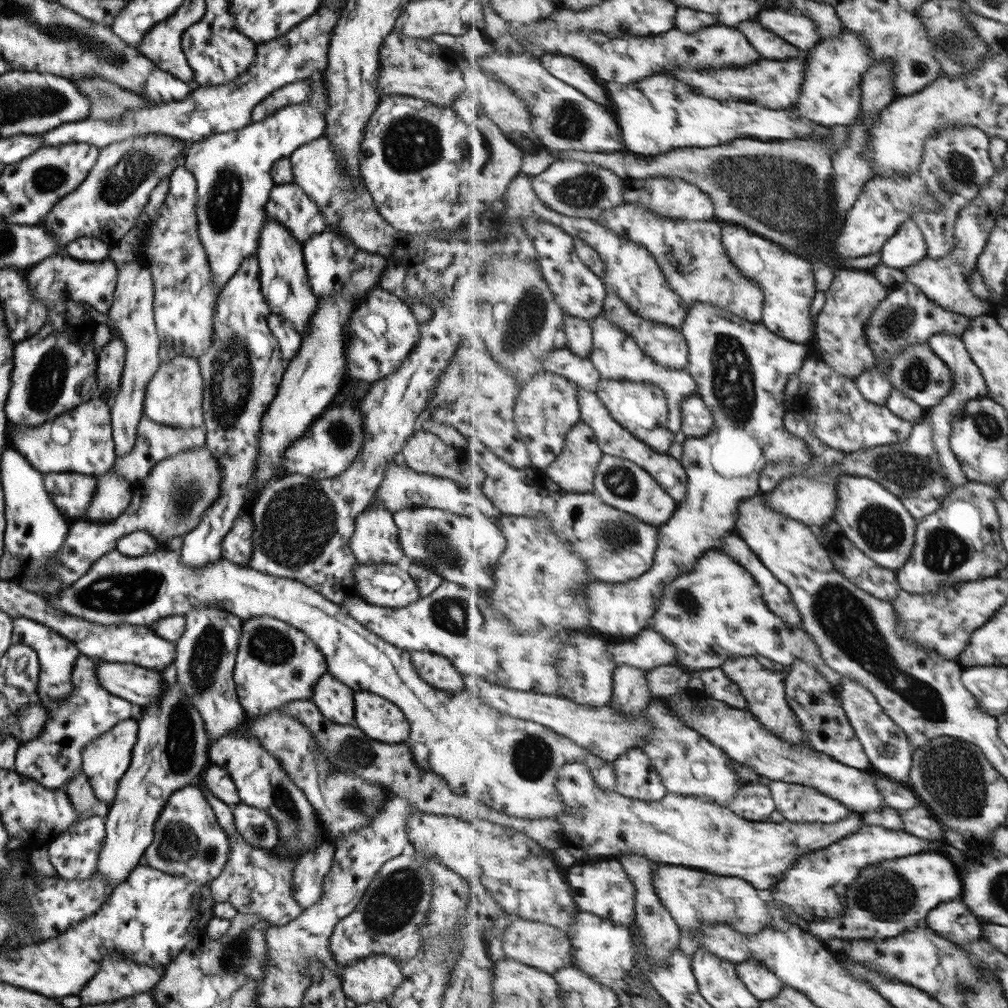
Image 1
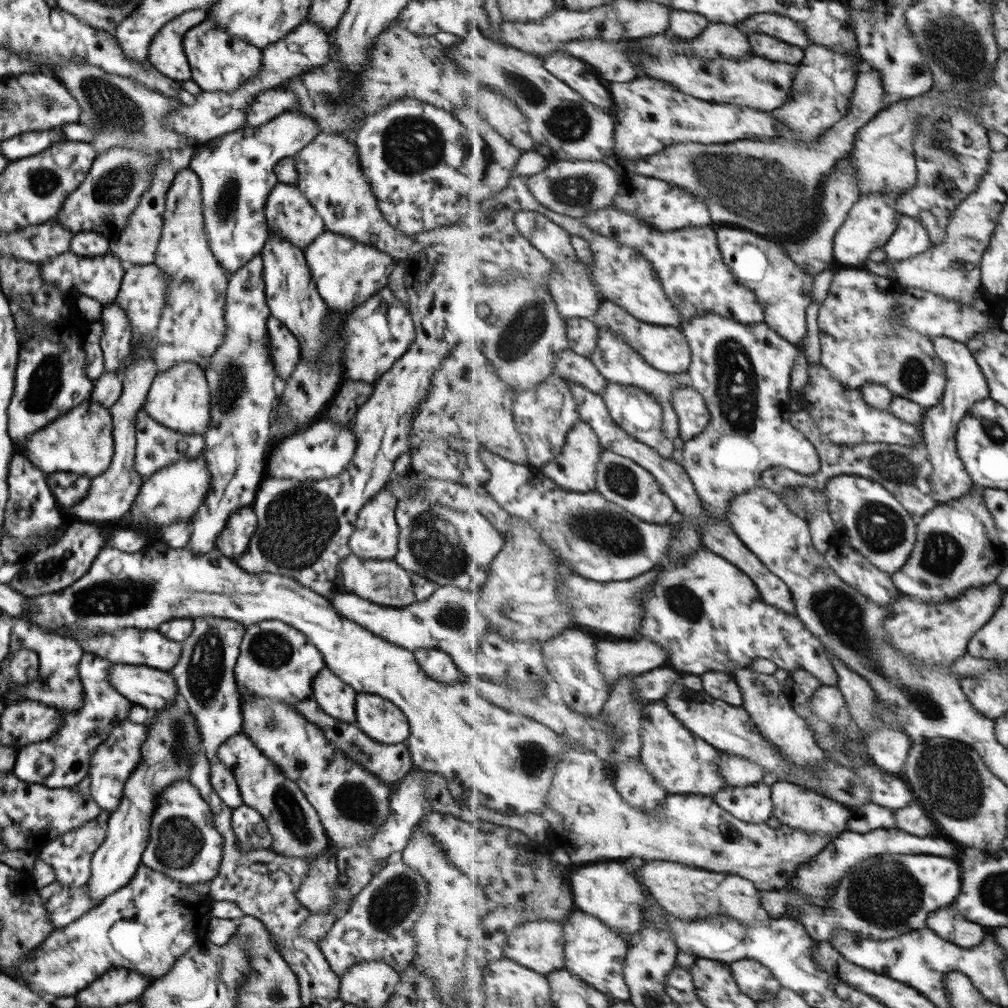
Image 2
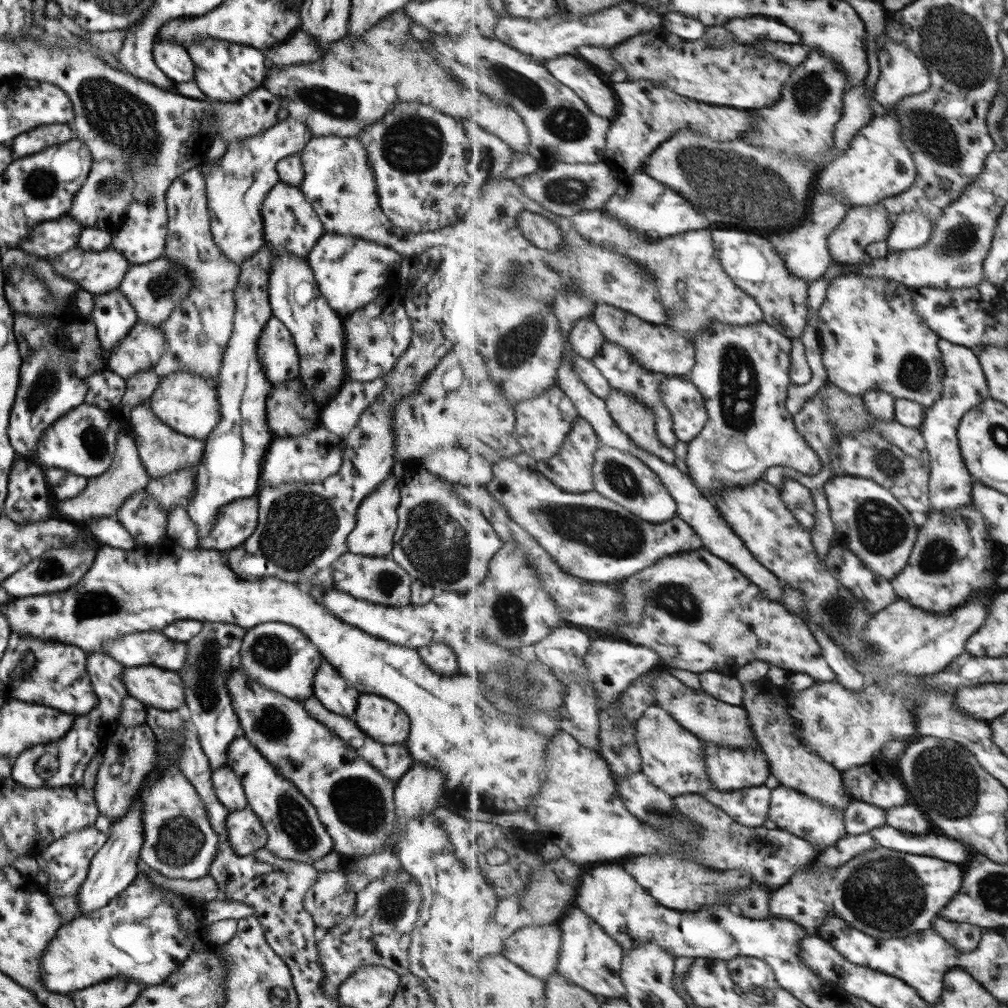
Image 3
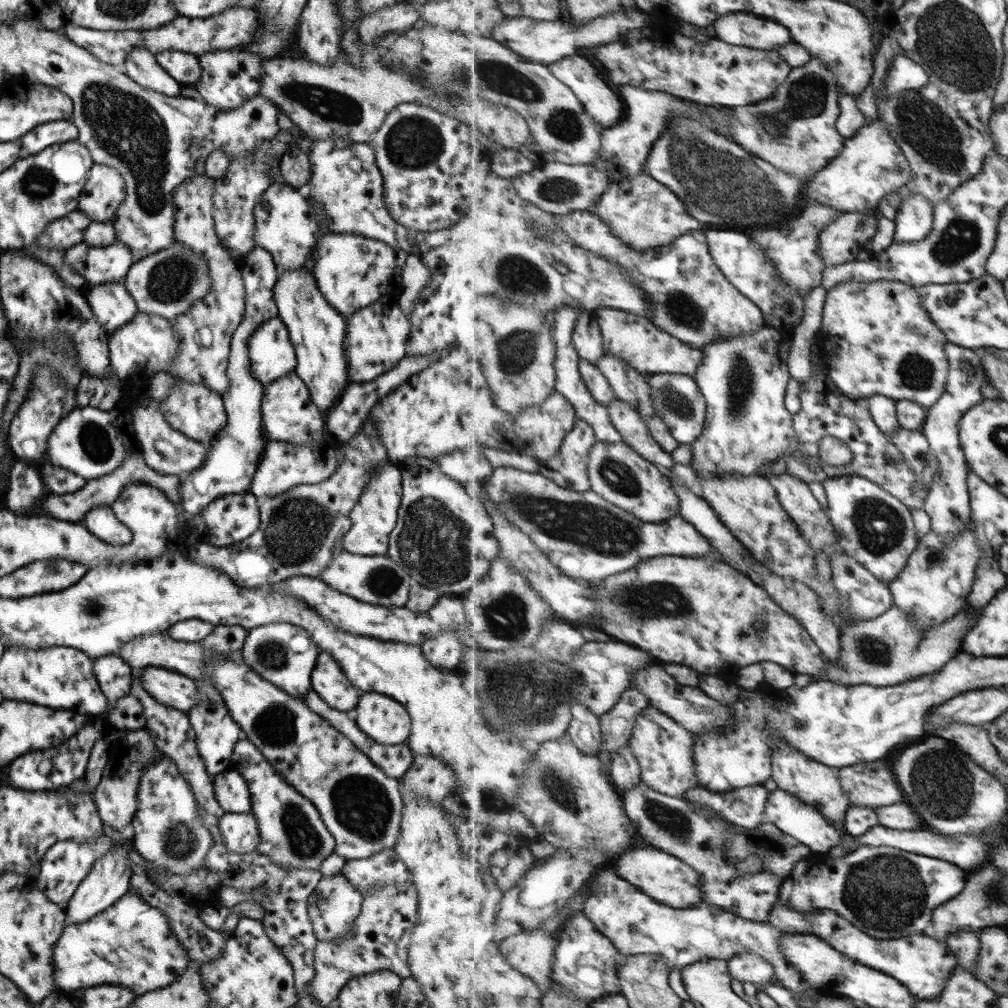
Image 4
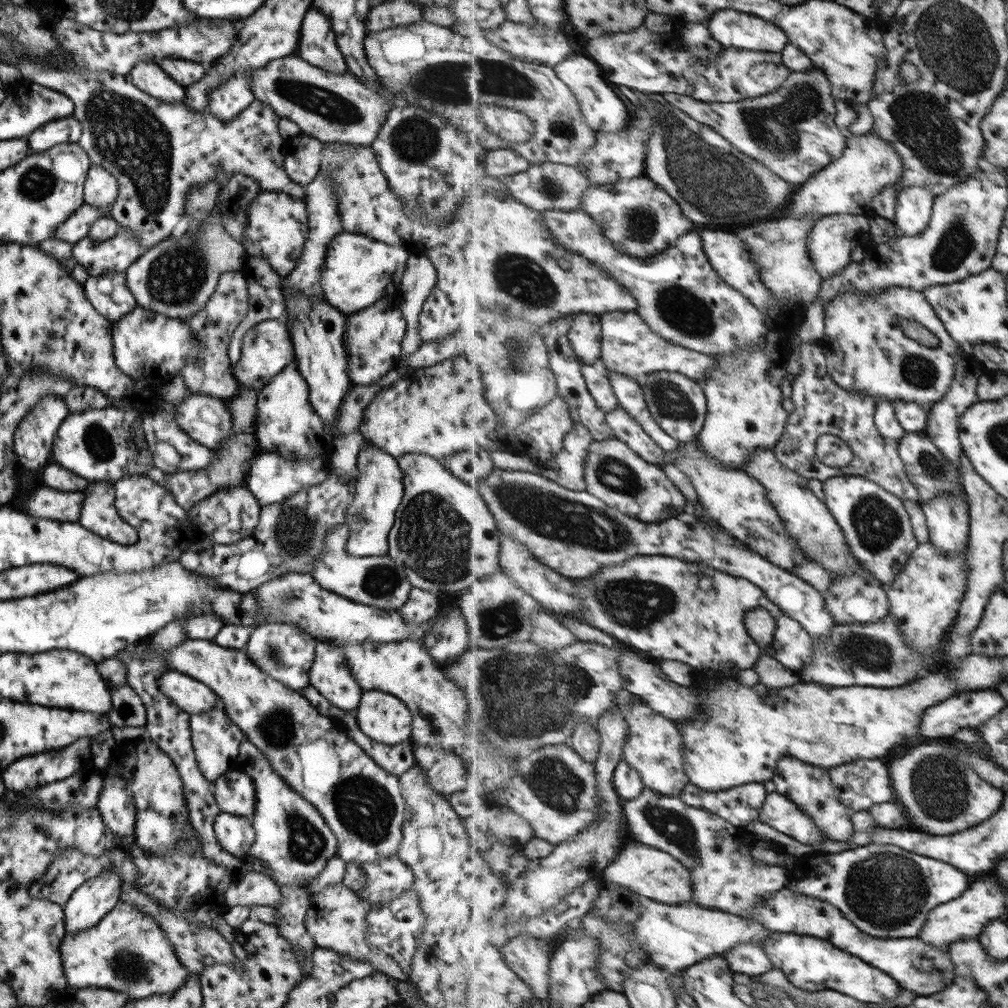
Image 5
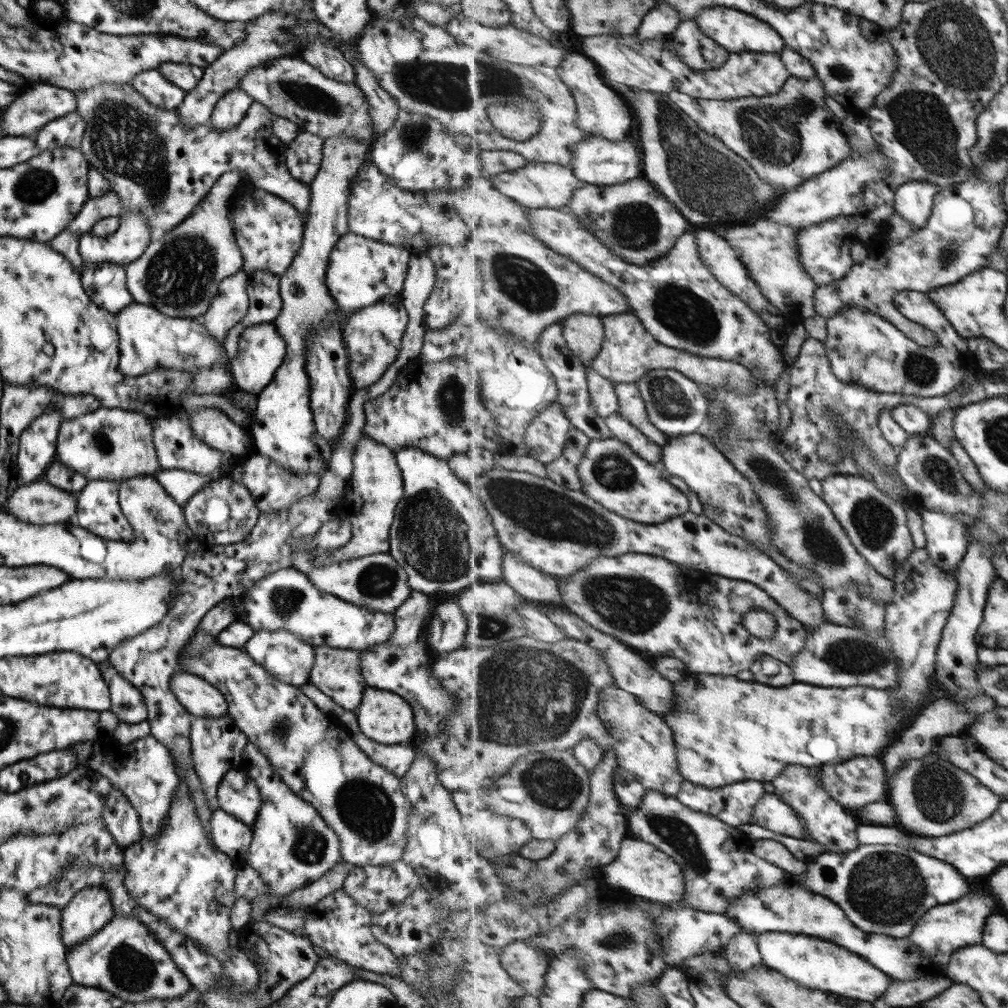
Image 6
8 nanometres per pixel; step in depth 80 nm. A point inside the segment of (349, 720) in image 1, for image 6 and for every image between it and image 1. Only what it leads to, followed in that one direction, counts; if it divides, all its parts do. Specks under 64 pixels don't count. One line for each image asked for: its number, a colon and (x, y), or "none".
2: (335, 698)
3: (328, 686)
4: (326, 678)
5: (328, 674)
6: (335, 672)

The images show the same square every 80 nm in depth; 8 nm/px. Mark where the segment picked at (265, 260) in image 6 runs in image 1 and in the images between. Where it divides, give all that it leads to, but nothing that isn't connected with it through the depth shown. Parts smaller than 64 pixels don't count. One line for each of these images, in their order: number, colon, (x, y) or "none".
1: (287, 204)
2: (287, 212)
3: (289, 224)
4: (284, 225)
5: (275, 228)

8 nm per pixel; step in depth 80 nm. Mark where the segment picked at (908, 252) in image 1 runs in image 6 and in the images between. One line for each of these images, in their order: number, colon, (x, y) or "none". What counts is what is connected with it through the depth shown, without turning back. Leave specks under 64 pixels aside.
2: (911, 238)
3: (911, 229)
4: (915, 219)
5: (915, 205)
6: (915, 200)

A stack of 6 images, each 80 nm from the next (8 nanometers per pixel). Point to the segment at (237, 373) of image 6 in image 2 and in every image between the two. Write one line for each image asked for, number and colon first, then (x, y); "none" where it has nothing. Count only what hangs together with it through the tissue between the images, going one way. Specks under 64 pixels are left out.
2: (284, 349)
3: (276, 353)
4: (270, 354)
5: (266, 349)

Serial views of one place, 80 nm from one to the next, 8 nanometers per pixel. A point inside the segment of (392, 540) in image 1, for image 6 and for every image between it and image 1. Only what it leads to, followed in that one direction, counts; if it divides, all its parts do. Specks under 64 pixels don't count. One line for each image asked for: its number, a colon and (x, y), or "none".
2: (374, 537)
3: (375, 518)
4: (373, 516)
5: (378, 485)
6: (374, 488)

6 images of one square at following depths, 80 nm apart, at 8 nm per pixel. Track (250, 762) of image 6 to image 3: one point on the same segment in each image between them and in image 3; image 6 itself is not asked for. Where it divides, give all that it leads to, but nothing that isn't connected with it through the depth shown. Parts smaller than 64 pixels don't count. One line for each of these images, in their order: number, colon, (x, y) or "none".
3: (294, 832)
4: (292, 835)
5: (290, 838)

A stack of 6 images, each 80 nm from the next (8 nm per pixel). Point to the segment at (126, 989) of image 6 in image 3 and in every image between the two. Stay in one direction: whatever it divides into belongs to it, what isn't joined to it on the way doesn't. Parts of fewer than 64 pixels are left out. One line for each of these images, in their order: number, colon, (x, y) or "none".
3: (136, 935)
4: (129, 943)
5: (126, 951)

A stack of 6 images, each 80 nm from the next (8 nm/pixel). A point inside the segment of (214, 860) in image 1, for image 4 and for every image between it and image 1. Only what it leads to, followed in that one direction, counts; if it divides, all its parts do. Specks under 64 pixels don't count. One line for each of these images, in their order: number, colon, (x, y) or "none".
2: (183, 844)
3: (177, 841)
4: (166, 831)

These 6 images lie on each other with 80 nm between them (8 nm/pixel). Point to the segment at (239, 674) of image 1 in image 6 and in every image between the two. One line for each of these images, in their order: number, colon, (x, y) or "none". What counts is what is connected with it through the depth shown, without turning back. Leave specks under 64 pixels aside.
2: (276, 662)
3: (279, 657)
4: (280, 653)
5: (283, 652)
6: (283, 655)

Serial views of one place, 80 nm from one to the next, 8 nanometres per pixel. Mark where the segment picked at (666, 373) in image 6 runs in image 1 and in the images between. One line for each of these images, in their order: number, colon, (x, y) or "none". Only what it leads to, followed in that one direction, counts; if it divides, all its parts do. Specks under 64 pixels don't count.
1: (697, 418)
2: (695, 416)
3: (689, 410)
4: (678, 397)
5: (678, 403)

